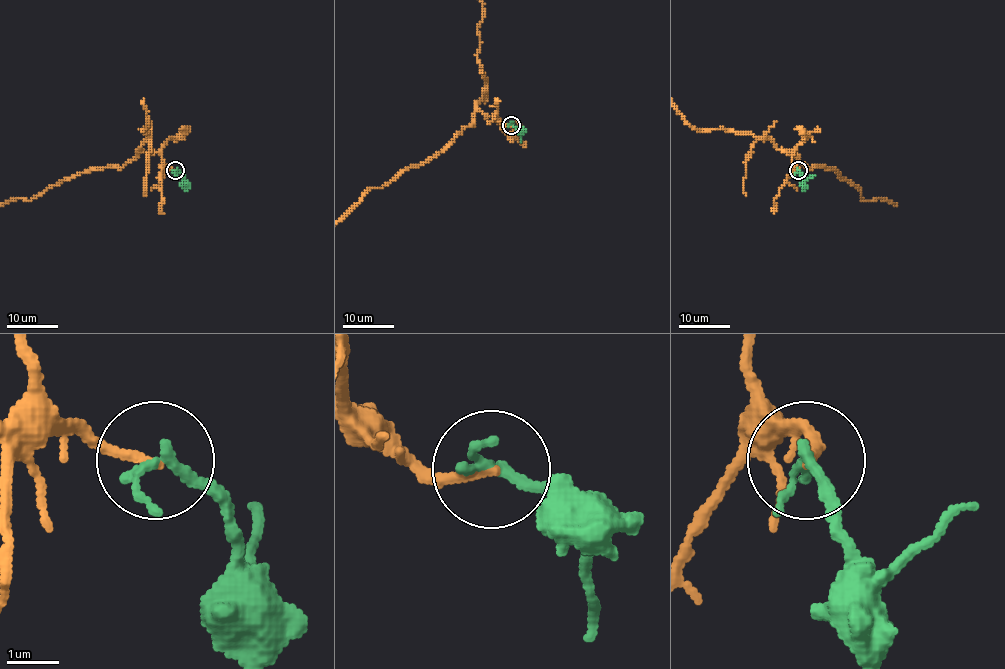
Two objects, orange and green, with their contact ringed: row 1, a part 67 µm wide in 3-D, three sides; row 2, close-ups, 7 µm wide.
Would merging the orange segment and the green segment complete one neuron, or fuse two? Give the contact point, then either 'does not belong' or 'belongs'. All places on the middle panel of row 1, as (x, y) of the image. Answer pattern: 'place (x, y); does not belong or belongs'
place (511, 125); does not belong

